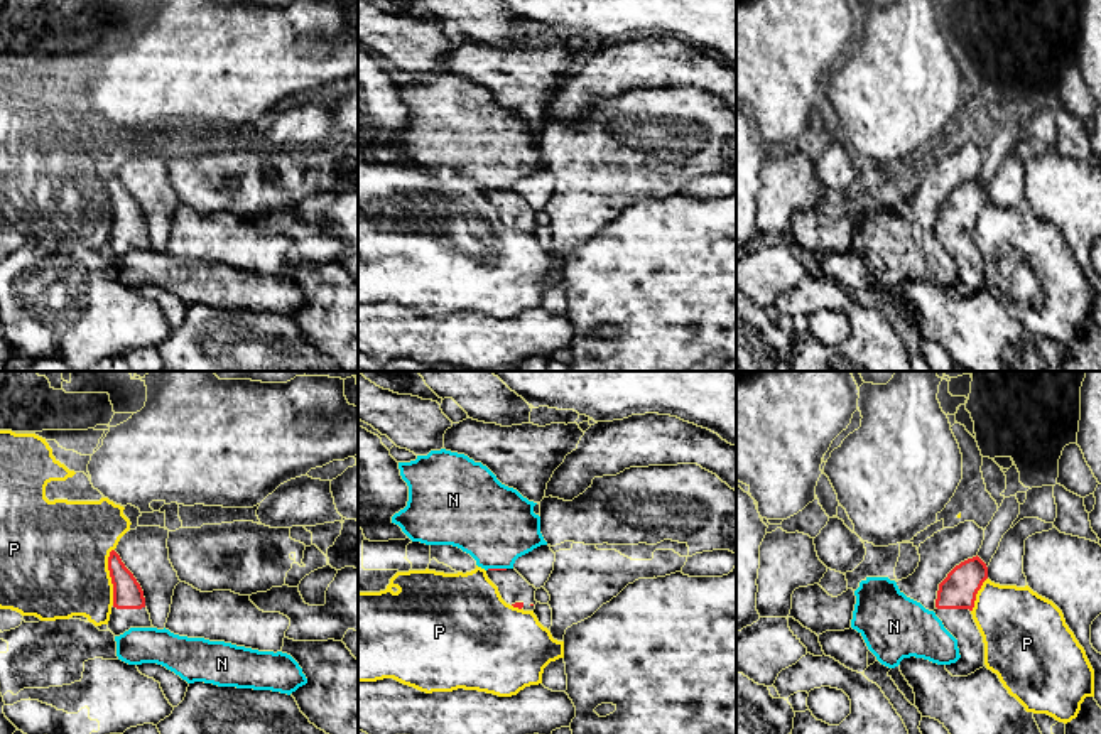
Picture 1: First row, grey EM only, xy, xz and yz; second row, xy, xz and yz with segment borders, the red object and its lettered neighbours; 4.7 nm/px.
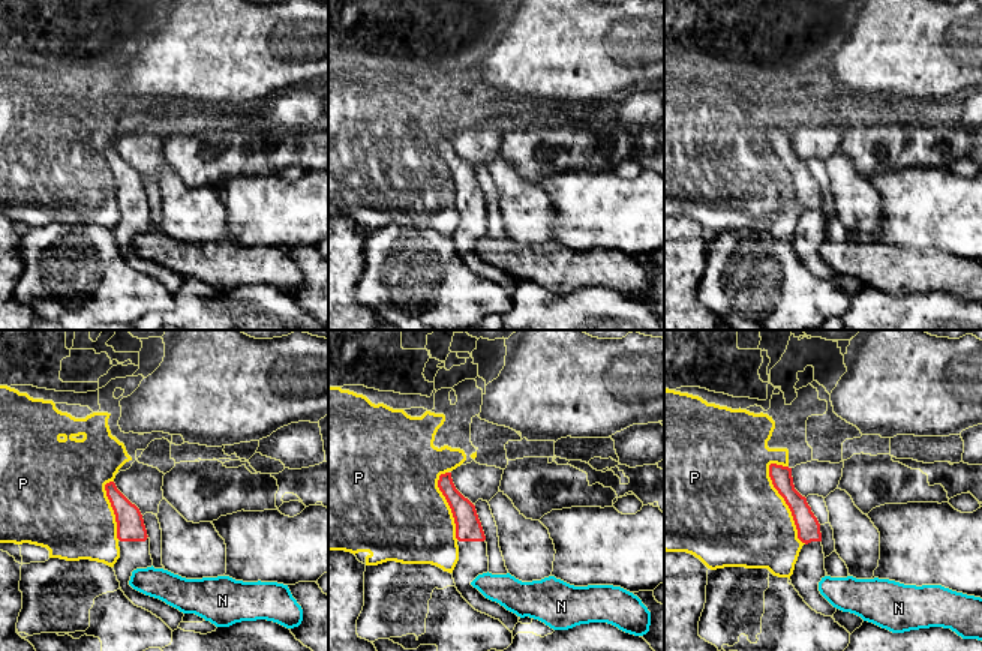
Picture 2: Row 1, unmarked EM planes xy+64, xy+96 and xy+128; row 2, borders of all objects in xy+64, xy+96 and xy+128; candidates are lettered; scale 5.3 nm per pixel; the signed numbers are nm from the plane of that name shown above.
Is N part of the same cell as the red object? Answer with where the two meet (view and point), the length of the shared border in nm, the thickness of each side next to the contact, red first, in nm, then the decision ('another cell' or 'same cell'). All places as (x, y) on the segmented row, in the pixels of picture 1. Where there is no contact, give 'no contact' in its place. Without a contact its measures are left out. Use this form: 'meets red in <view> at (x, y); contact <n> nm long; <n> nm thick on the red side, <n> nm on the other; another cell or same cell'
meets red in xz at (495, 569); contact 100 nm long; 20 nm thick on the red side, 380 nm on the other; another cell

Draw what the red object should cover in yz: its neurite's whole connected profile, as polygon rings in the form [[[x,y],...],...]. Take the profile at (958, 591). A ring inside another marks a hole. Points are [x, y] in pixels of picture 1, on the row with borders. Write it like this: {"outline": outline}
{"outline": [[[976,555],[956,565],[939,584],[936,616],[957,640],[961,658],[946,665],[952,677],[968,677],[984,665],[983,636],[973,619],[976,594],[988,579],[986,564]]]}

